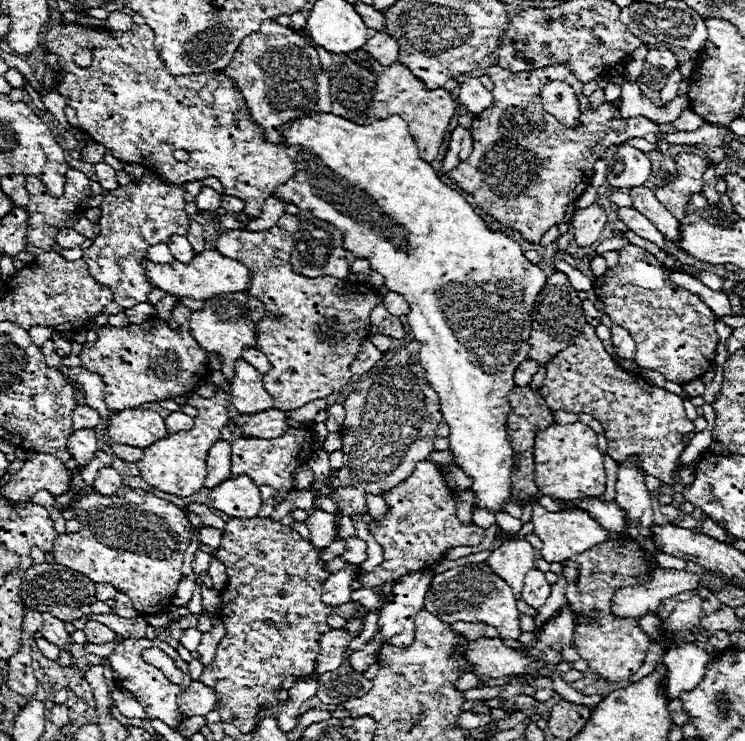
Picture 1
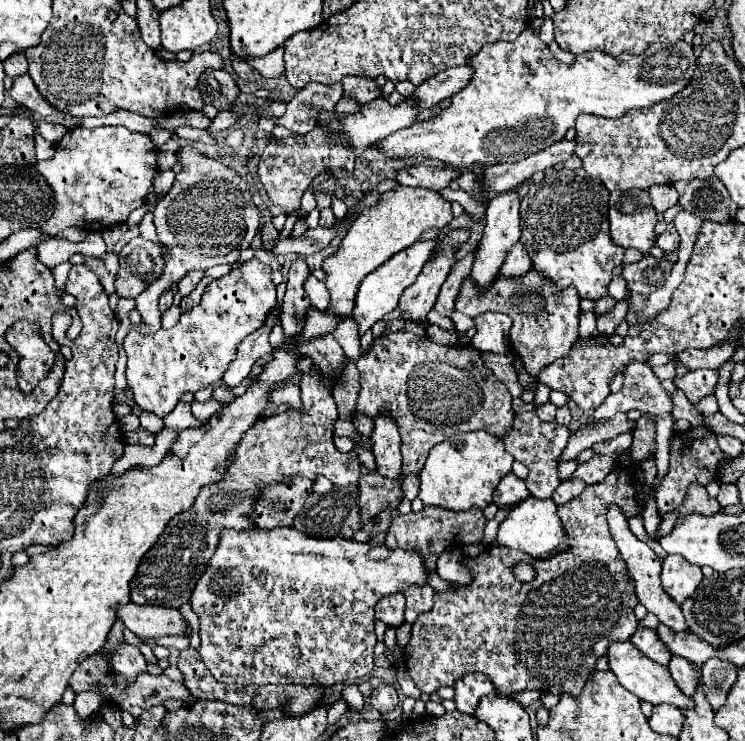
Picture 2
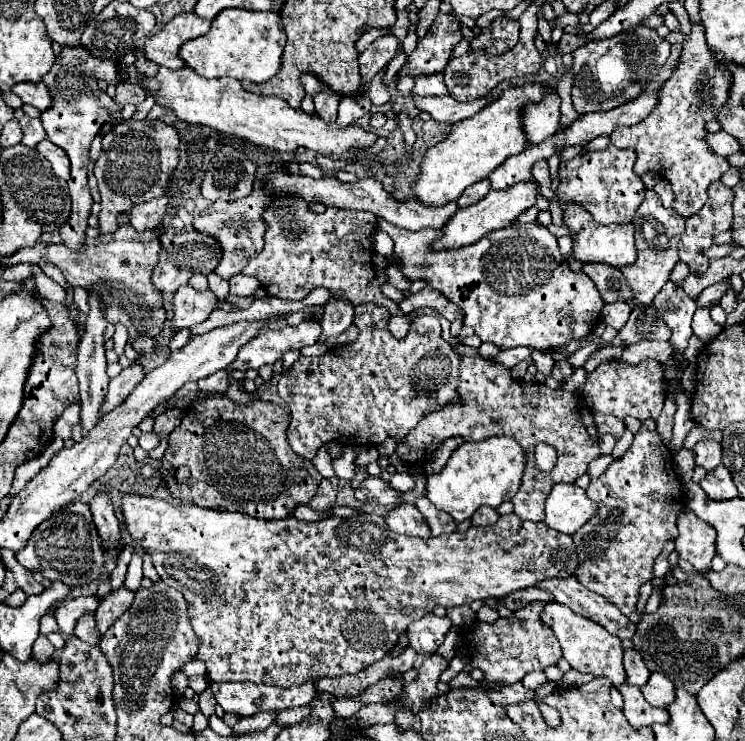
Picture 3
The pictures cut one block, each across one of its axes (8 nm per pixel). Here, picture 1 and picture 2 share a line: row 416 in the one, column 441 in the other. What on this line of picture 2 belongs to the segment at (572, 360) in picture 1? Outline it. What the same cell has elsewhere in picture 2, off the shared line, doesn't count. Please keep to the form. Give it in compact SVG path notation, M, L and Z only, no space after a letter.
M616 458L616 468L598 484L586 486L586 490L572 498L568 504L558 506L558 516L564 520L564 528L570 538L570 548L552 558L532 558L536 568L536 580L522 584L514 578L512 568L516 562L528 562L528 554L510 550L504 546L486 548L476 558L464 558L466 568L472 570L474 582L470 586L458 586L458 590L434 594L434 608L420 614L412 626L412 638L404 652L404 664L410 678L424 694L434 694L440 686L454 686L458 678L468 672L486 674L496 686L498 696L512 698L522 690L542 690L554 694L580 694L584 682L596 668L596 660L606 654L612 642L626 642L638 628L634 606L638 604L632 590L632 578L624 570L624 560L616 550L616 542L608 530L606 512L616 504L626 518L644 512L644 506L636 500L638 488L632 480L634 468L622 464Z

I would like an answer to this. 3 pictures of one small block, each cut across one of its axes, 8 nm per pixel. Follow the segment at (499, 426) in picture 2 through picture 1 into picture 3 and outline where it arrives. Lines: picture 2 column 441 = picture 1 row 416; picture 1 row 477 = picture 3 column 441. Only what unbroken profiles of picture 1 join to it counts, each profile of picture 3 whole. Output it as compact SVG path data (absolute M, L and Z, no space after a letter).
M364 304L356 306L356 326L360 336L356 342L348 346L336 346L328 350L324 356L301 357L292 364L292 368L280 374L278 380L278 396L290 408L290 426L288 426L288 442L292 450L312 460L316 450L324 442L332 442L340 438L340 442L356 444L356 446L372 446L382 444L386 438L394 438L398 444L406 440L412 428L430 412L436 412L448 404L458 404L458 382L460 382L460 356L454 348L440 336L438 317L420 315L413 320L408 334L404 338L394 338L386 330L384 308Z

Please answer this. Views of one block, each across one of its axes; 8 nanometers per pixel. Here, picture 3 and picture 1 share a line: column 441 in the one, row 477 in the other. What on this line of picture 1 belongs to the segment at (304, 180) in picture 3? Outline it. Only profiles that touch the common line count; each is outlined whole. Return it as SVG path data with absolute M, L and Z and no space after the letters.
M218 440L208 454L206 460L206 480L204 480L204 488L214 488L218 484L222 484L226 478L230 478L230 444L226 440Z

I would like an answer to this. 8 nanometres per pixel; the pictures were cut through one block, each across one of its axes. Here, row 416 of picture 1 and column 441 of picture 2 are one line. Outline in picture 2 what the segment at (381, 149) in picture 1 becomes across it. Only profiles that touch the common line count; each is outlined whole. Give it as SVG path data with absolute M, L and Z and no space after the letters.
M476 430L476 432L466 432L466 434L458 434L448 438L442 444L436 444L430 450L430 456L424 464L424 470L420 472L420 494L418 498L426 504L426 506L440 506L446 510L468 510L468 508L480 508L484 510L488 504L492 504L492 492L496 490L498 482L512 470L512 462L514 458L504 450L504 442L484 430Z

